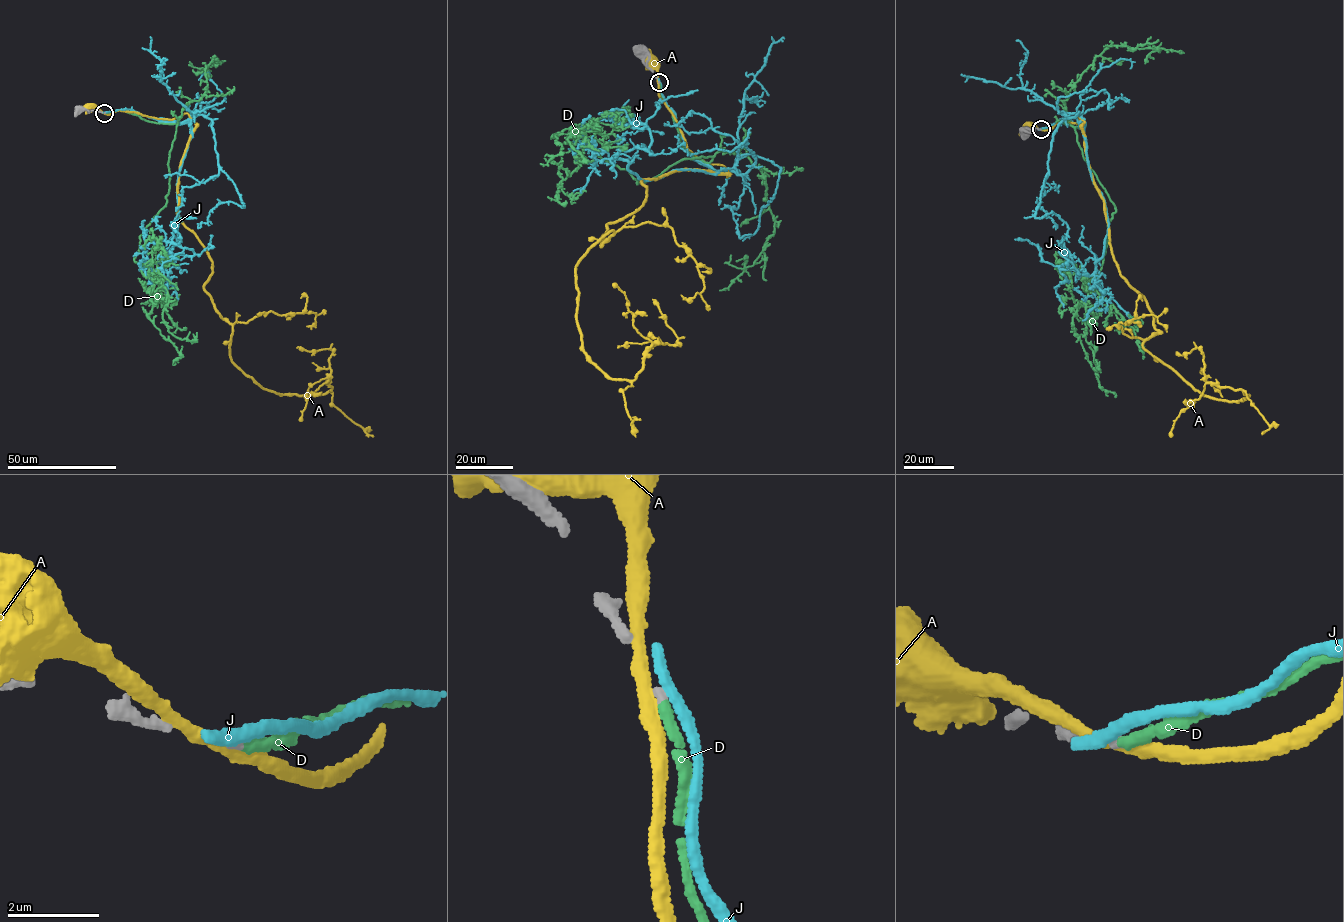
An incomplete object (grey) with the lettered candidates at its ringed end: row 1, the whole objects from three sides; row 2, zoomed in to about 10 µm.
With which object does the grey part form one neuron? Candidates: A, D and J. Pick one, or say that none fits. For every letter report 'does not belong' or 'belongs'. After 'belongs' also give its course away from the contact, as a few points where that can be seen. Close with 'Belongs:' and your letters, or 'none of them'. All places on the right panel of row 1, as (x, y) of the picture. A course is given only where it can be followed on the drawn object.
A: does not belong
D: belongs | via (1040, 129), (1083, 128), (1075, 131), (1083, 158), (1115, 208), (1084, 304), (1099, 386), (1115, 397)
J: does not belong
Belongs: D

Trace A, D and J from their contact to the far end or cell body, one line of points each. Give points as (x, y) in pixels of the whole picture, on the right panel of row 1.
A: (1041, 129), (1029, 129)
D: (1040, 129), (1083, 128), (1075, 131), (1083, 158), (1115, 208), (1084, 304), (1099, 386), (1115, 397)
J: (1040, 129), (1066, 119), (1084, 124), (1107, 216), (1103, 255), (1090, 275), (1060, 270), (1072, 256), (1051, 244)

